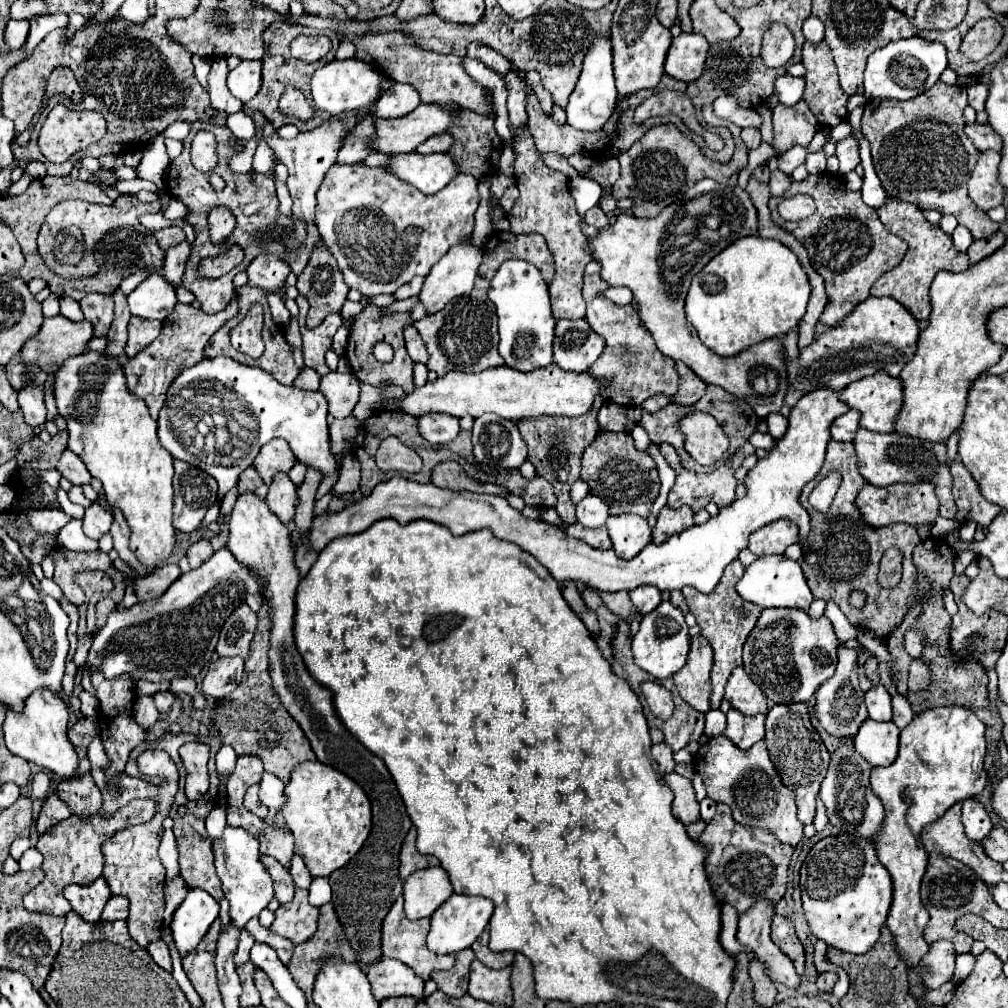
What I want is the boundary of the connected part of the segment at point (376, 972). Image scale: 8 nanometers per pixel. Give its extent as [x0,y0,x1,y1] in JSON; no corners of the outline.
[368,958,424,1002]

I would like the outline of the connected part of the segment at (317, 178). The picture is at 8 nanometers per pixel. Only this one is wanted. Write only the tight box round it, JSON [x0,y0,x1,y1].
[250,104,374,222]

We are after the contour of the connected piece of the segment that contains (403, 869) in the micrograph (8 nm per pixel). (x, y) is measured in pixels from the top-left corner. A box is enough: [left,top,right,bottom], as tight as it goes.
[400,828,438,878]

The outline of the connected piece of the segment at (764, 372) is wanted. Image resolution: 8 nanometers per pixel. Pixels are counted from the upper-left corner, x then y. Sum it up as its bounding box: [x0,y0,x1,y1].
[586,180,788,418]

